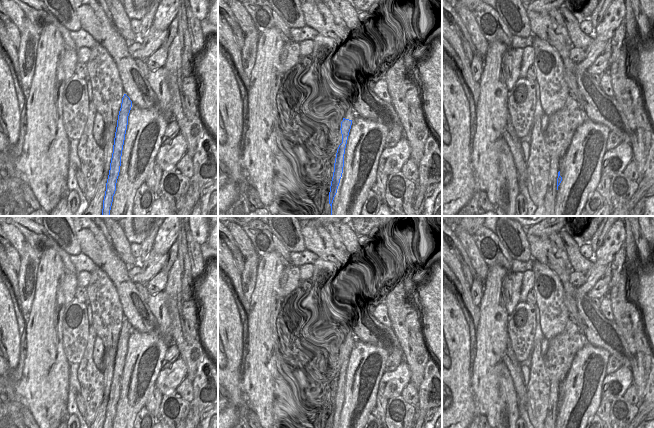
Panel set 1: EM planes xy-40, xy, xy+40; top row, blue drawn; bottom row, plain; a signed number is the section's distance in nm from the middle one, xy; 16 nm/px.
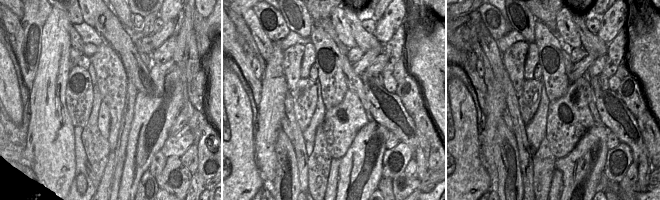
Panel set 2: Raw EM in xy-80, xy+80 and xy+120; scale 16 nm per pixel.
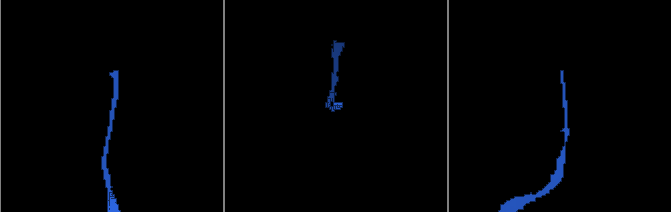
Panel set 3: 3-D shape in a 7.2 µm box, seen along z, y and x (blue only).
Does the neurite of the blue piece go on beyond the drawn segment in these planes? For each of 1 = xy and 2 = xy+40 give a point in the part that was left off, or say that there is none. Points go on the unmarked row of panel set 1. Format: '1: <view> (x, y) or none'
1: none
2: none

